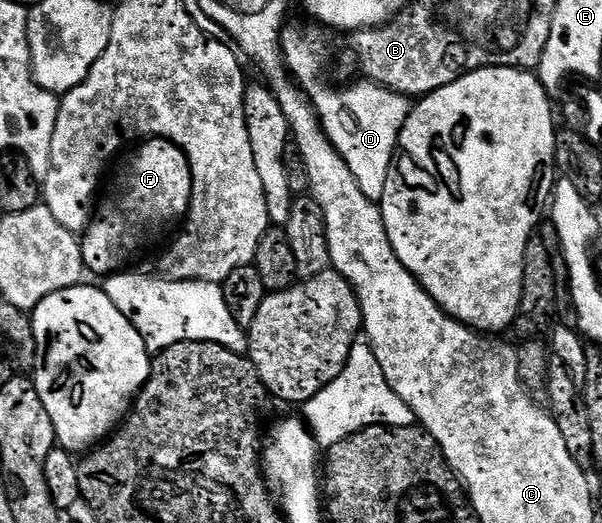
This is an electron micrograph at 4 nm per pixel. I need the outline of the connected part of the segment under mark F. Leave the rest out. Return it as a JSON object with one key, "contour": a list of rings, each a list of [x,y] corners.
{"contour":[[[149,138],[140,141],[134,150],[135,155],[124,164],[123,171],[119,174],[119,183],[111,198],[104,202],[102,199],[97,217],[82,235],[83,265],[90,273],[92,270],[95,274],[114,275],[124,265],[122,262],[127,258],[127,250],[137,249],[139,242],[145,241],[150,234],[157,233],[162,226],[175,221],[178,223],[186,215],[191,203],[191,165],[181,147],[164,138]]]}

